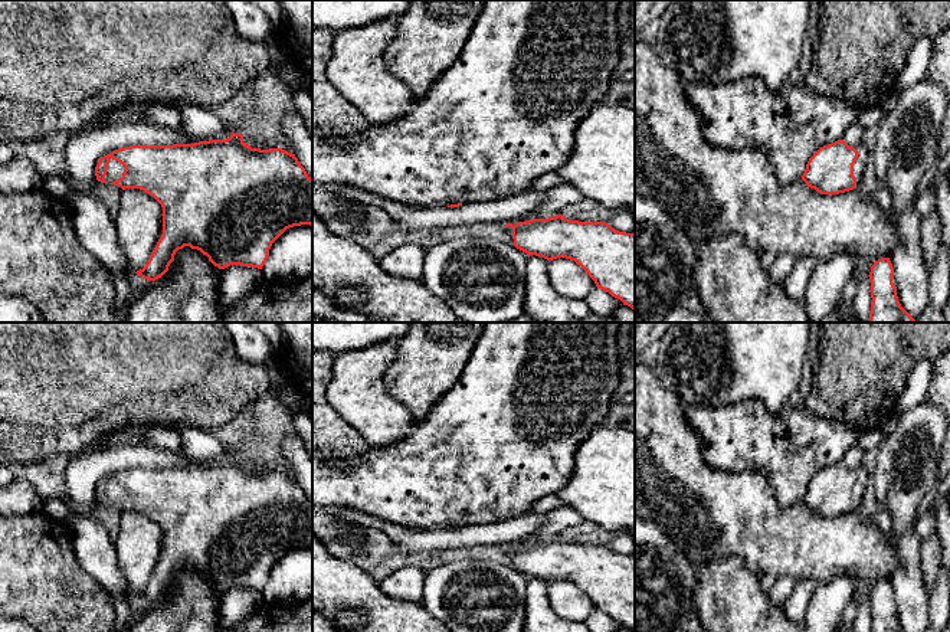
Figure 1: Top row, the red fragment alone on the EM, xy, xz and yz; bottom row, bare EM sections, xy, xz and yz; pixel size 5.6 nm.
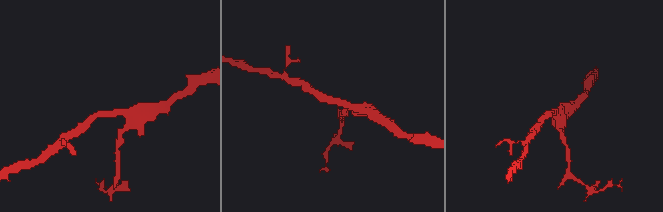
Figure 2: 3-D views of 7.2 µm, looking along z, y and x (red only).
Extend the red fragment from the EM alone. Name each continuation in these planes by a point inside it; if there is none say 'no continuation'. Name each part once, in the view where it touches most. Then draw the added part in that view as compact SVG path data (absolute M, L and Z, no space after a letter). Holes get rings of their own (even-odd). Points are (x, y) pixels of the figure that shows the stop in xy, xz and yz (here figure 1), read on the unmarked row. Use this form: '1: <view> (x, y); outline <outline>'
1: xy (114, 493); outline M109 482L109 487L107 489L107 498L105 498L105 504L109 507L118 501L121 501L124 497L124 488L115 482Z

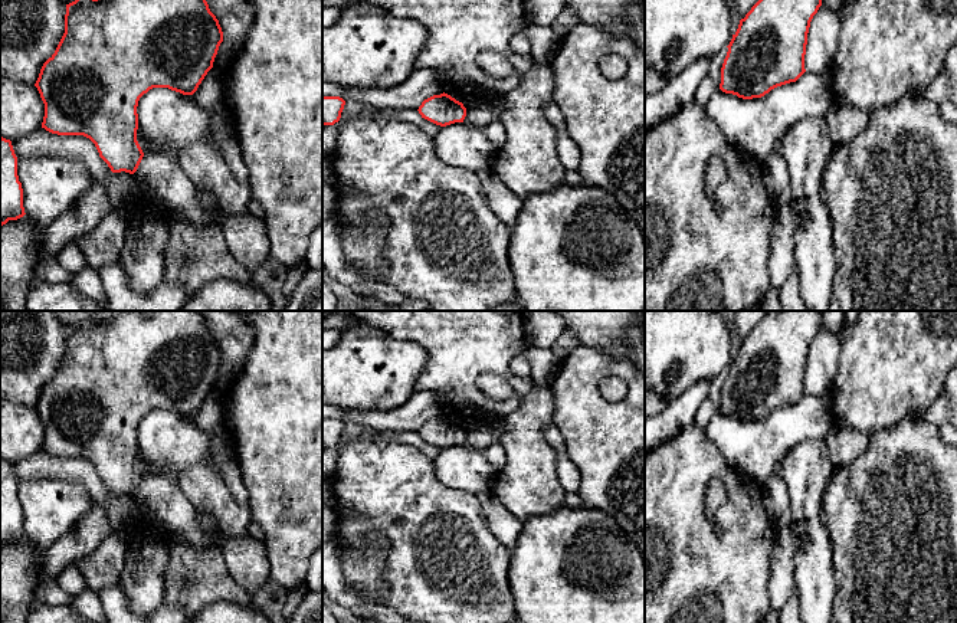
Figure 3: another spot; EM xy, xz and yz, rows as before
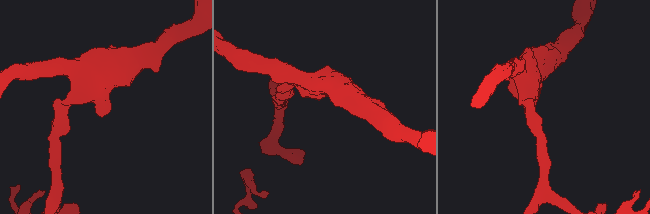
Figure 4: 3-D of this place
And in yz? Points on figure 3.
no continuation

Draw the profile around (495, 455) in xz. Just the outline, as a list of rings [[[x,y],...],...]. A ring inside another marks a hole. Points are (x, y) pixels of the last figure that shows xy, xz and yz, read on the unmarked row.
[[[498,440],[485,449],[484,455],[491,466],[496,470],[501,470],[507,462],[507,452]]]

